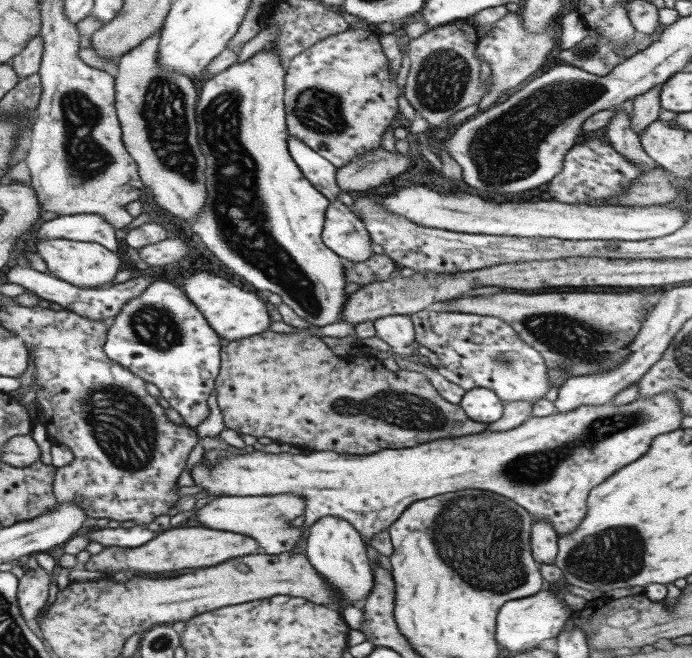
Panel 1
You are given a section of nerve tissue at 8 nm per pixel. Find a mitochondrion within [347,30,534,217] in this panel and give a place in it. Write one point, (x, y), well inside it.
(441, 80)

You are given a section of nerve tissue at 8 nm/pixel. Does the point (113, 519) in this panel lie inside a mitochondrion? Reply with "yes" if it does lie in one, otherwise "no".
no

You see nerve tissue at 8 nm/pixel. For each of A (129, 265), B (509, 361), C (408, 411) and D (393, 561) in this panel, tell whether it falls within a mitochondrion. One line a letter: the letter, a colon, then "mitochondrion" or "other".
A: other
B: mitochondrion
C: mitochondrion
D: other

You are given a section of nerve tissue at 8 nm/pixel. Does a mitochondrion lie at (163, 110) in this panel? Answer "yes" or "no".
yes

